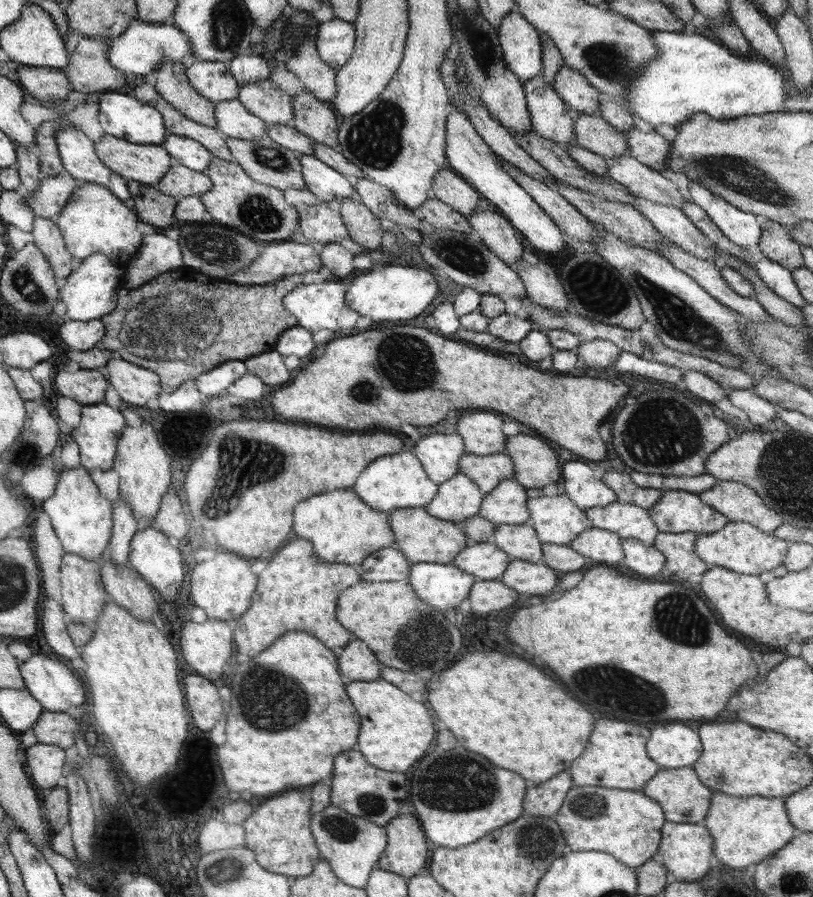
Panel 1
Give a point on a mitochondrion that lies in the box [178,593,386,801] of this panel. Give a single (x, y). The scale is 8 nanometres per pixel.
(287, 705)

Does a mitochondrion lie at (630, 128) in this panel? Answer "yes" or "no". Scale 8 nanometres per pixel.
no

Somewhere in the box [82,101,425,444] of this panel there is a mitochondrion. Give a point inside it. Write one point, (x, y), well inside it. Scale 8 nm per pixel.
(169, 324)

